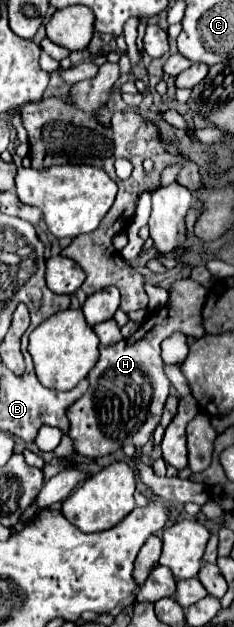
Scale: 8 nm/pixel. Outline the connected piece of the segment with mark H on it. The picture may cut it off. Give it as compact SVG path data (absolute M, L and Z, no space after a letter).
M183 278L173 282L167 290L167 304L149 314L135 334L113 346L99 346L101 356L87 376L87 392L67 408L67 418L71 424L69 436L79 456L99 458L119 450L125 444L145 446L157 428L171 386L163 370L165 364L161 360L161 342L175 332L181 332L193 340L205 334L201 326L201 310L207 300L205 288L191 278Z

